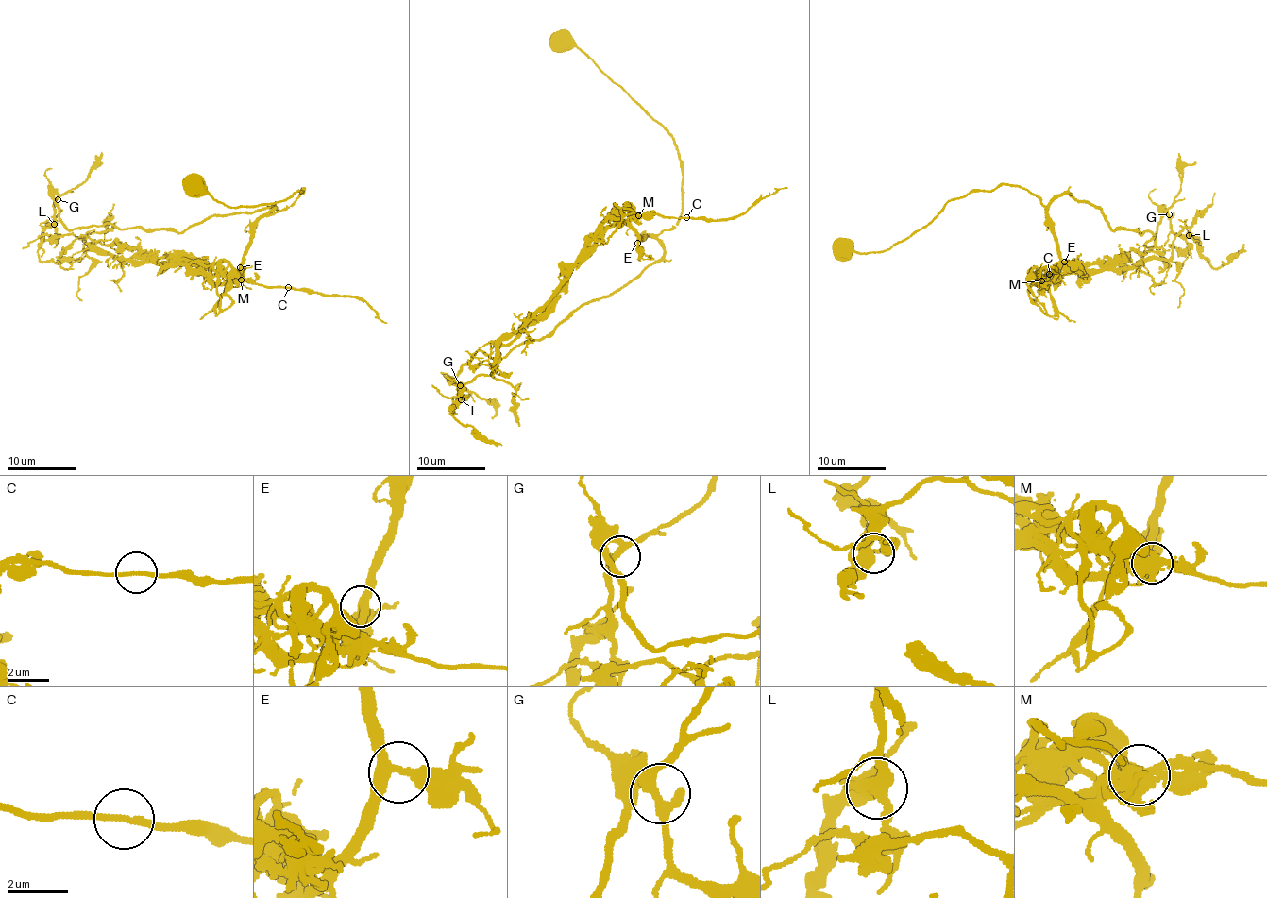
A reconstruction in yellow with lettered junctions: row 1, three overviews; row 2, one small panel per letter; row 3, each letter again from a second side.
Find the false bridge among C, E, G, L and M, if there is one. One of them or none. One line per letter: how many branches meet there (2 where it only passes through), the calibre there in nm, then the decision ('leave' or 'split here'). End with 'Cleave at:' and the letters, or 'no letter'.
C: branches 2; calibre 200 nm; leave
E: branches 3; calibre 340 nm; leave
G: branches 3; calibre 320 nm; leave
L: branches 5; calibre 480 nm; leave
M: branches 7; calibre 480 nm; split here
Cleave at: M

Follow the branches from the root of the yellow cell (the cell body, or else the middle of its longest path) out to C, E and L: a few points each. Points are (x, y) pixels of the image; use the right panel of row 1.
C: (843, 248), (888, 249), (951, 200), (1020, 185), (1036, 194), (1049, 216), (1059, 268), (1050, 275)
E: (843, 248), (861, 253), (888, 249), (924, 227), (951, 200), (971, 191), (1020, 185), (1045, 208), (1064, 262)
L: (843, 248), (888, 249), (1003, 184), (1082, 200), (1146, 246), (1163, 211), (1189, 235)

